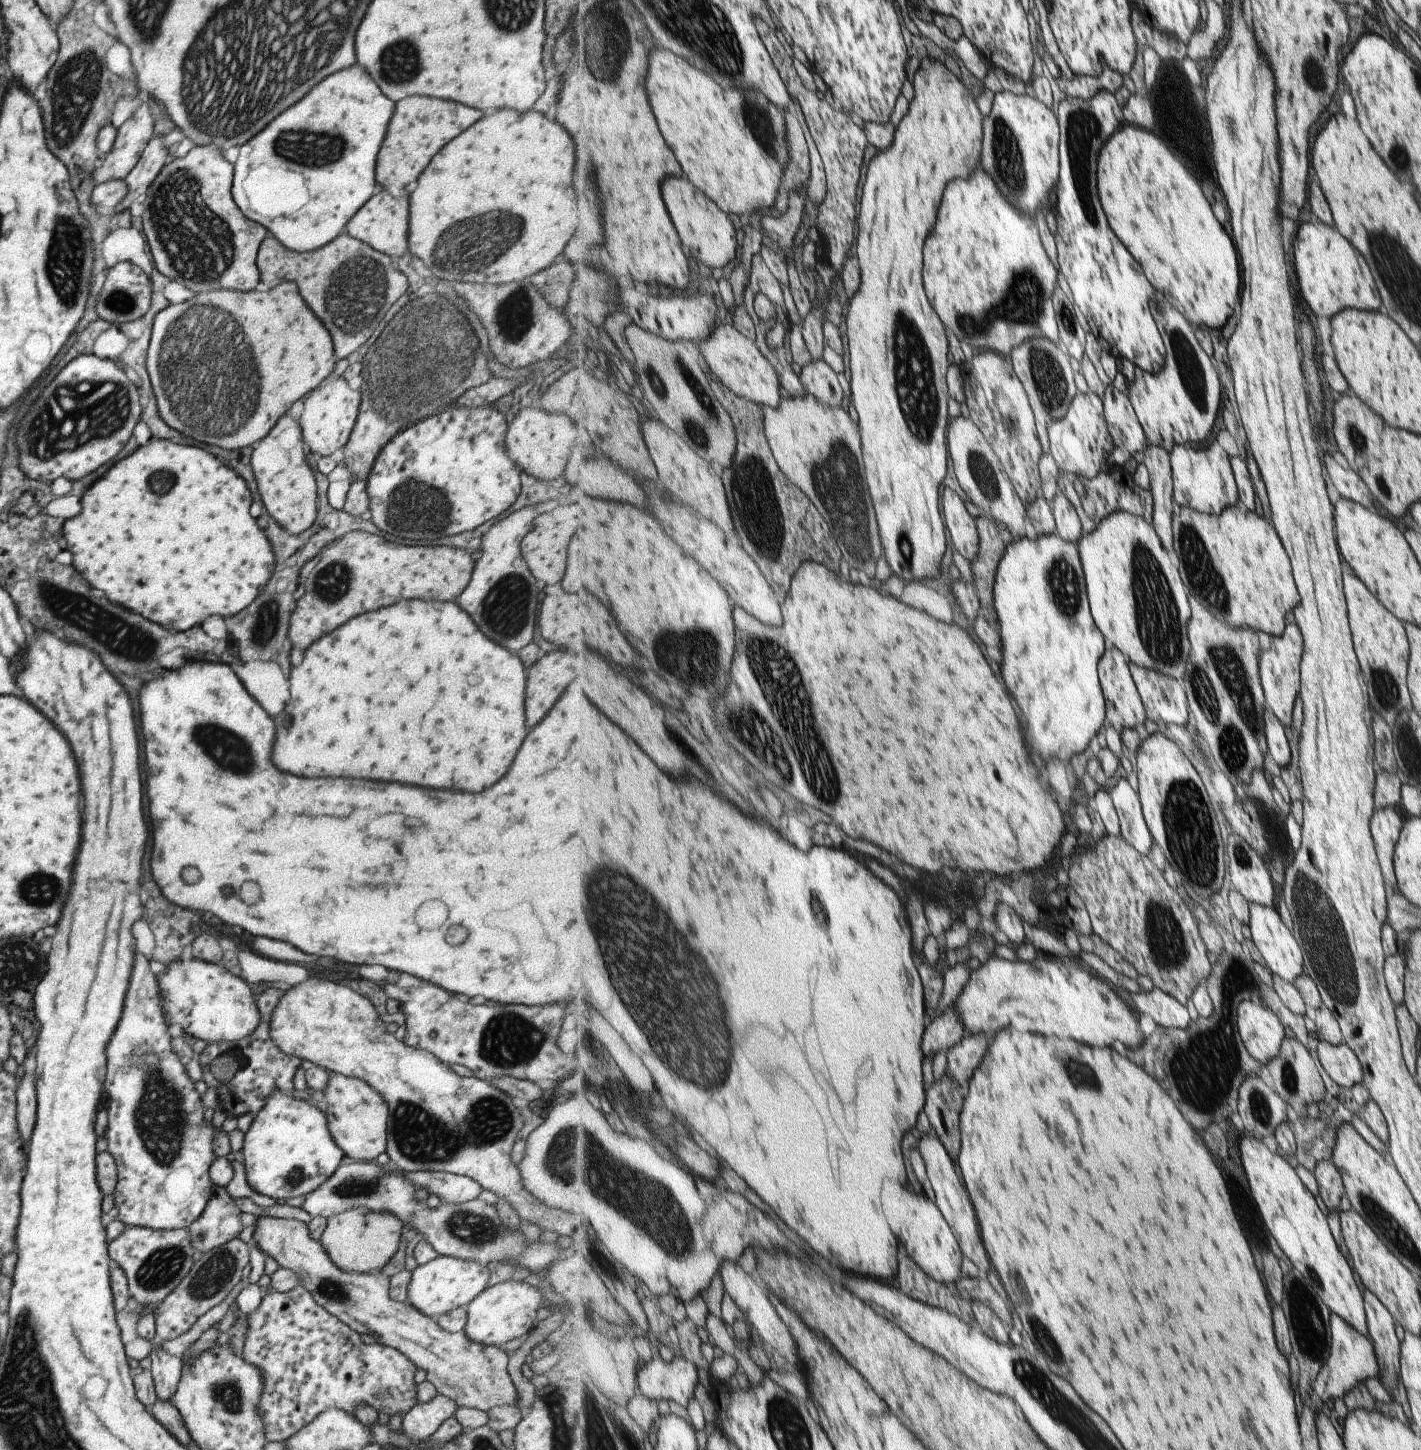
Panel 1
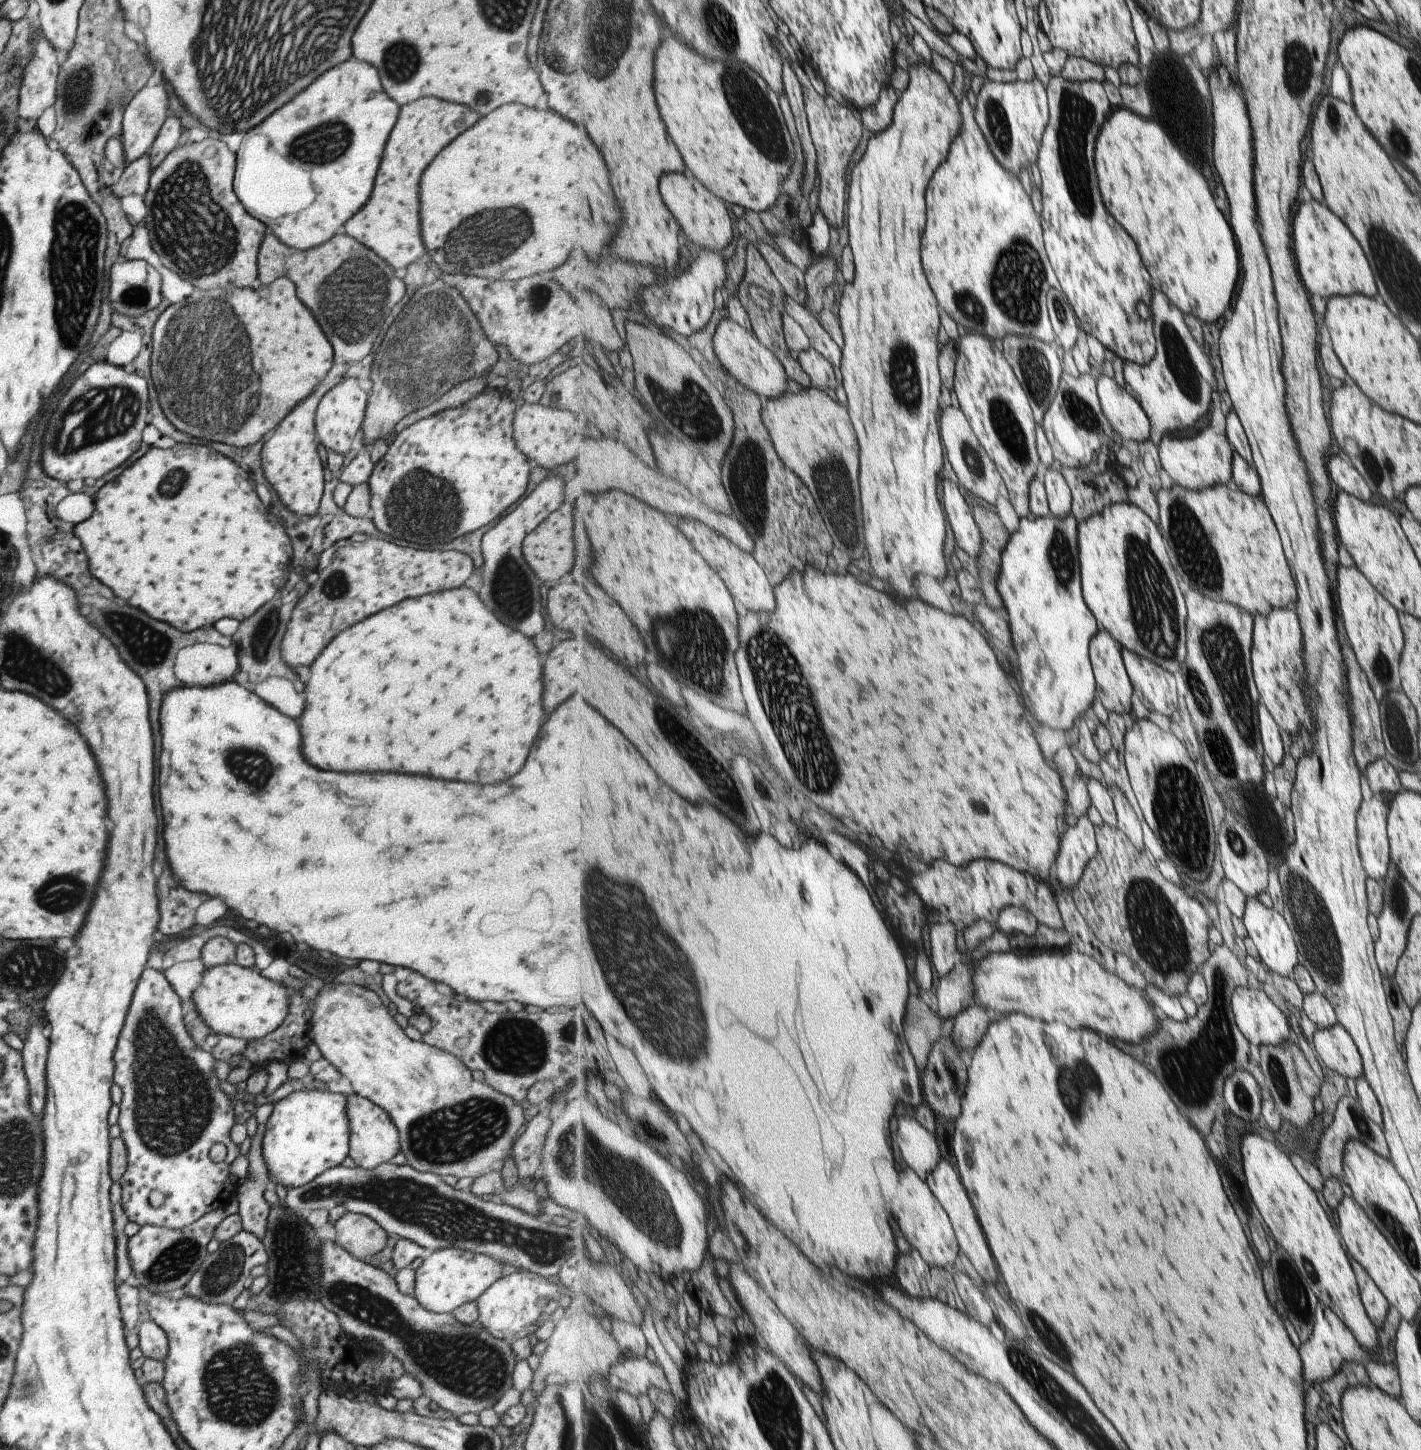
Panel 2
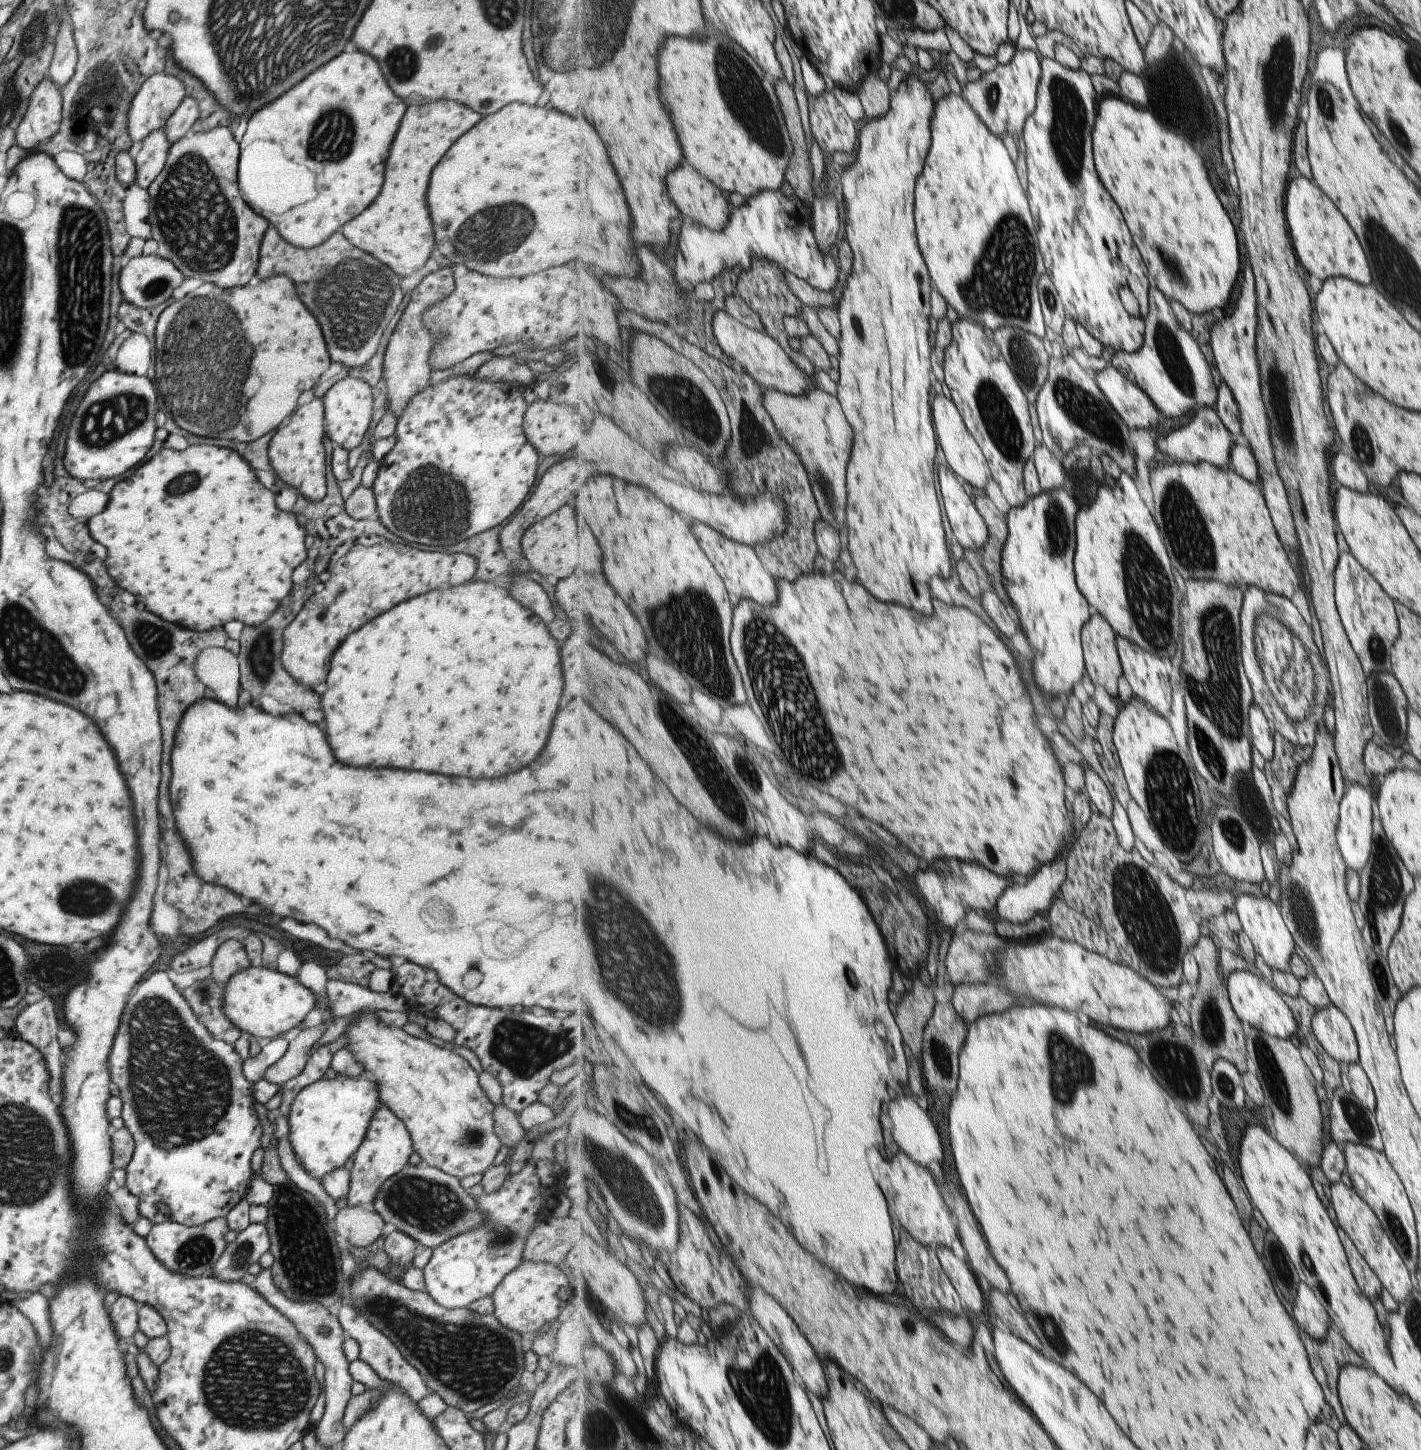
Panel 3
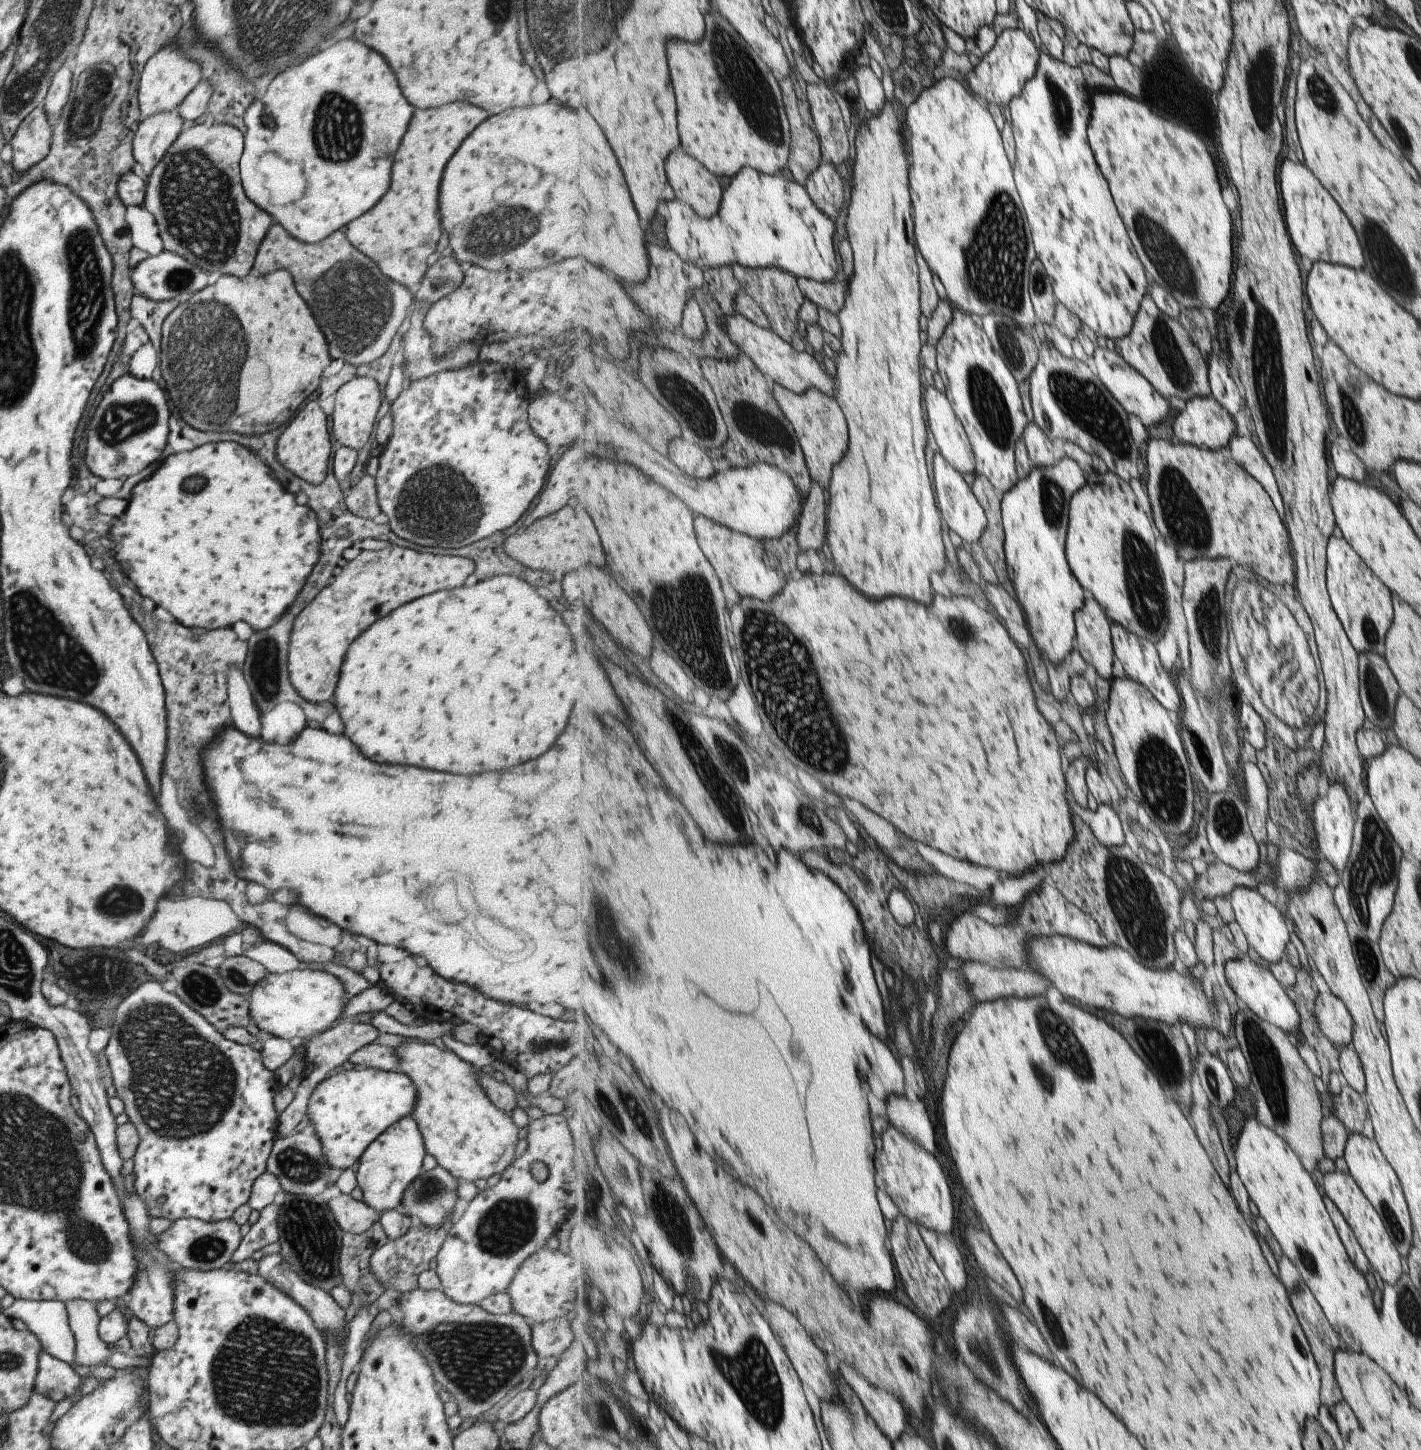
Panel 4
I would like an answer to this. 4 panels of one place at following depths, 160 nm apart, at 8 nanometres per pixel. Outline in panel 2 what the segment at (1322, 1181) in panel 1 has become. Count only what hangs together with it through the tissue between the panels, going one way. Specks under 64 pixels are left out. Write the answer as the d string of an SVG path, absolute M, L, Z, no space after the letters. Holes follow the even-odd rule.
M1349 1095L1347 1097L1341 1097L1337 1101L1331 1124L1325 1127L1318 1142L1314 1166L1319 1170L1323 1180L1334 1178L1341 1182L1342 1152L1345 1143L1351 1139L1359 1140L1359 1142L1368 1146L1375 1154L1389 1159L1388 1148L1386 1140L1384 1139L1382 1127L1377 1126L1370 1118L1367 1118L1363 1110L1361 1110L1359 1103L1357 1103L1357 1100Z

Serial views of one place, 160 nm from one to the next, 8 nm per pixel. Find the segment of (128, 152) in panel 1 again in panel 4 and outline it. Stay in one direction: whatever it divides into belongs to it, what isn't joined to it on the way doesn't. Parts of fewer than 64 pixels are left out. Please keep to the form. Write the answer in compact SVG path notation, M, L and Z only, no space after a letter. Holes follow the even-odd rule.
M165 45L151 55L142 68L137 83L138 111L141 120L155 113L173 111L176 106L191 92L200 81L200 68L187 58L179 56L177 50Z

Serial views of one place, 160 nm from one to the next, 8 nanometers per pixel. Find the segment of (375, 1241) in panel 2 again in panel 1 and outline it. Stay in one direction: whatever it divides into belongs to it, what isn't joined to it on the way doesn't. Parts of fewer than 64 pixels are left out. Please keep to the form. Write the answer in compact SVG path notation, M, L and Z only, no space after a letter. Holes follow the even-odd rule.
M364 1206L351 1207L326 1217L326 1227L318 1241L337 1268L350 1273L371 1273L379 1271L395 1254L402 1229L400 1220L391 1211L375 1212Z

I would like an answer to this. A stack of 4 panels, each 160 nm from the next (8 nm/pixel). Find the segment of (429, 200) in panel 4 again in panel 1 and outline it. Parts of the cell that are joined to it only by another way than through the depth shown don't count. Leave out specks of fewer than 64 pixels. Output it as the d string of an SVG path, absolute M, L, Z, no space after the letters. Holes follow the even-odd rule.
M406 96L394 103L386 133L376 154L375 191L345 223L344 231L395 260L407 250L409 190L433 155L485 113L447 99Z

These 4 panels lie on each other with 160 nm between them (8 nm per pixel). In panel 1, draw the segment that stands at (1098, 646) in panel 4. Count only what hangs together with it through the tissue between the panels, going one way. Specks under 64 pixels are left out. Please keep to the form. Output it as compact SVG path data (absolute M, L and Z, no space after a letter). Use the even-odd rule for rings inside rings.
M1109 647L1098 666L1102 689L1106 696L1106 707L1108 708L1107 724L1112 726L1120 736L1125 729L1134 729L1139 724L1145 724L1148 718L1146 705L1142 701L1138 685L1135 684L1130 663L1124 652L1121 652L1117 647Z

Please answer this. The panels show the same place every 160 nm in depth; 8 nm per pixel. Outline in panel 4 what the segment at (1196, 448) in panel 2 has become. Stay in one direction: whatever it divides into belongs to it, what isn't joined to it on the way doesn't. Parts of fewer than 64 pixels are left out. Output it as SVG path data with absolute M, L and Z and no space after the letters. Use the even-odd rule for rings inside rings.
M1213 396L1197 397L1187 401L1185 409L1178 414L1173 424L1173 433L1179 442L1199 448L1207 447L1214 451L1220 451L1229 446L1230 440L1237 432L1237 420Z

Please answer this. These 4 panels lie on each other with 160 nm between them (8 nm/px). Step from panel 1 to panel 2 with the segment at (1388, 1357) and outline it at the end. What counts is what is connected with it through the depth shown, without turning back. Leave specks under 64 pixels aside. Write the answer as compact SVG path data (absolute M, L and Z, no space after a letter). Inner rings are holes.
M1355 1259L1350 1260L1350 1265L1354 1271L1357 1296L1359 1296L1361 1308L1378 1330L1383 1326L1383 1320L1385 1320L1388 1300L1383 1296L1383 1292L1377 1287L1366 1270Z

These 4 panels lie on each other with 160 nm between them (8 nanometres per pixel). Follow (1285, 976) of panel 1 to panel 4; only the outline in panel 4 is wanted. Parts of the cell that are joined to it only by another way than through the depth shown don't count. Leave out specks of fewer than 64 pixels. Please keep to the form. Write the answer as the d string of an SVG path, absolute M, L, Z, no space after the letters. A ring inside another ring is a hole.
M1245 887L1235 888L1229 899L1233 905L1239 928L1243 932L1248 945L1254 948L1255 952L1265 962L1269 964L1279 962L1281 957L1284 956L1285 945L1290 941L1290 932L1278 906L1265 900L1255 889Z

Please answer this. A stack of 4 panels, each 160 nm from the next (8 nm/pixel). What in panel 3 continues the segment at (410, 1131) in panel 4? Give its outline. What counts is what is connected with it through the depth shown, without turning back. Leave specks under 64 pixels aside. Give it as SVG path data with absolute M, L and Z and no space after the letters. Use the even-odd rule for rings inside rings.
M379 1106L375 1114L371 1116L371 1124L367 1126L363 1142L353 1154L349 1190L345 1197L347 1205L359 1206L363 1210L370 1209L373 1206L373 1198L383 1186L383 1182L399 1173L399 1170L407 1165L412 1152L413 1142L405 1124L387 1106Z

